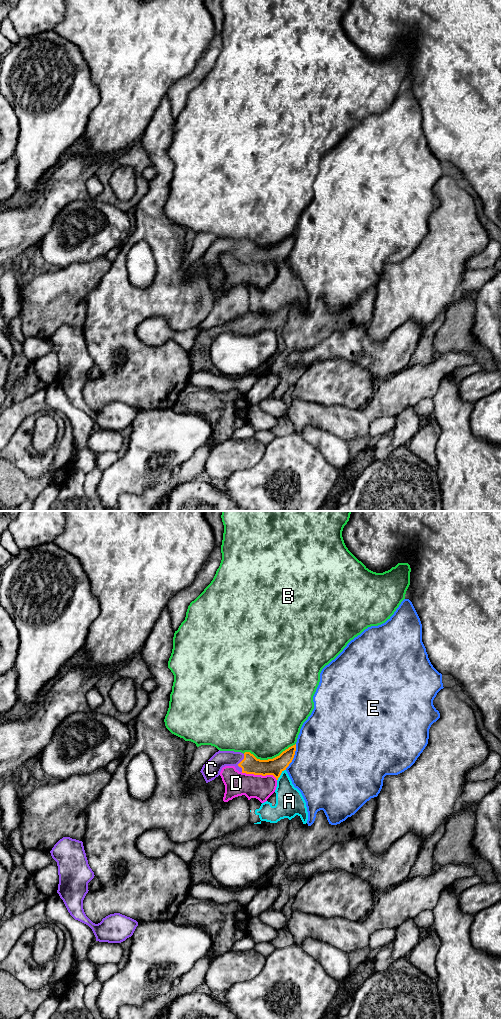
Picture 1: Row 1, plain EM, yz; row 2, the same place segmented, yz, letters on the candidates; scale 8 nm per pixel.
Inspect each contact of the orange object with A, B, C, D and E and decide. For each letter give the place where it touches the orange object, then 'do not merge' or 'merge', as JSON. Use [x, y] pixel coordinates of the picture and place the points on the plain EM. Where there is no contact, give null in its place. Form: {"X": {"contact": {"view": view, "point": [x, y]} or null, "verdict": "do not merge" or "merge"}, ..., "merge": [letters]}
{"A": {"contact": {"view": "yz", "point": [280, 262]}, "verdict": "do not merge"}, "B": {"contact": {"view": "yz", "point": [269, 247]}, "verdict": "do not merge"}, "C": {"contact": {"view": "yz", "point": [239, 251]}, "verdict": "merge"}, "D": {"contact": {"view": "yz", "point": [259, 262]}, "verdict": "do not merge"}, "E": {"contact": {"view": "yz", "point": [293, 245]}, "verdict": "do not merge"}, "merge": ["C"]}

